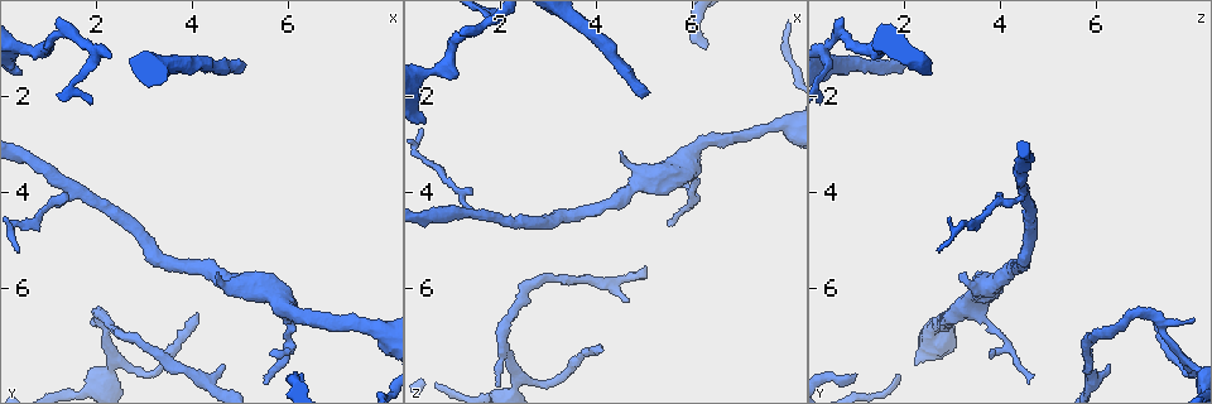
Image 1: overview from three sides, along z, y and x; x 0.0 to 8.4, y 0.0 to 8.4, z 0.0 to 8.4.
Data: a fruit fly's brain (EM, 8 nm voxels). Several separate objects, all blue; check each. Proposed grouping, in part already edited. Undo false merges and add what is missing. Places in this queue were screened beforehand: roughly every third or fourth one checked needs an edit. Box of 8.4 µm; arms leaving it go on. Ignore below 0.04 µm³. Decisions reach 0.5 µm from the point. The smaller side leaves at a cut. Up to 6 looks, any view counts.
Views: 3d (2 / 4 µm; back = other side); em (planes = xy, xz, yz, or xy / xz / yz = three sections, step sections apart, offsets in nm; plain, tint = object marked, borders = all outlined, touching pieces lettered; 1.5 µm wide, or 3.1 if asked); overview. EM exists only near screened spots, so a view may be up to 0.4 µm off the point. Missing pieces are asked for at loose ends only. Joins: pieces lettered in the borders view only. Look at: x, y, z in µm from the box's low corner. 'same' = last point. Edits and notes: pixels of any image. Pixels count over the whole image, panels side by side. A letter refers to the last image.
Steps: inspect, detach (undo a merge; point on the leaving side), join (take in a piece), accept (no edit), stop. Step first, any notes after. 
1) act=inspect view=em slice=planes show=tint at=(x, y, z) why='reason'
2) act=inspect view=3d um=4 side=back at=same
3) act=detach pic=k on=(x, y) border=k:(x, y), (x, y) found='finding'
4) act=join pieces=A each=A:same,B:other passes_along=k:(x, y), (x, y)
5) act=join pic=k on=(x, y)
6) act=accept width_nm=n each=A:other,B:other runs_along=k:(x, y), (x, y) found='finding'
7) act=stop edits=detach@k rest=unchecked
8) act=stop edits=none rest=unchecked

act=inspect view=3d um=2 at=(4.10, 6.55, 7.30) why='branch stops here'

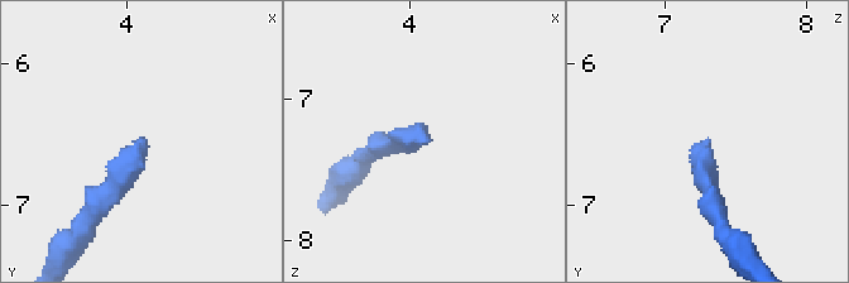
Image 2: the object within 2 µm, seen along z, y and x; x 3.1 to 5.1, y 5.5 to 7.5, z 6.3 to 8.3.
act=inspect view=em slice=yz step=4 show=tint at=(4.12, 6.56, 7.34)

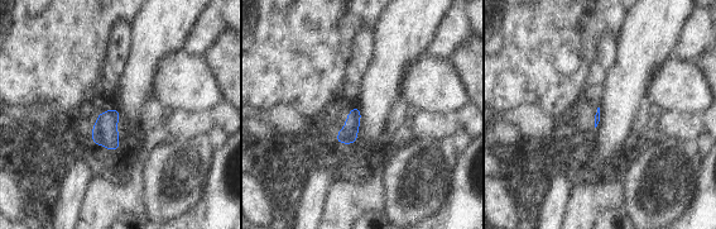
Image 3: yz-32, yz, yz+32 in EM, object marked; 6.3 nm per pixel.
act=inspect view=em slice=yz step=4 show=borders at=same

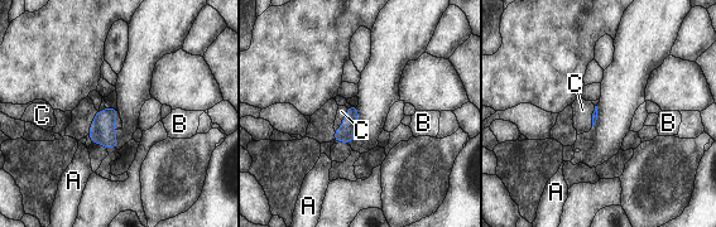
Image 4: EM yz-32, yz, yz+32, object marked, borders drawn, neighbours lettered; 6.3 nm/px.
act=join pieces=C longest_contact=C:170nm each=A:other,B:other,C:same passes_along=4:(345, 133), (344, 120), (341, 111) found='the neuron continues'

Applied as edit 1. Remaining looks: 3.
act=inspect view=overview why='see it whole again'

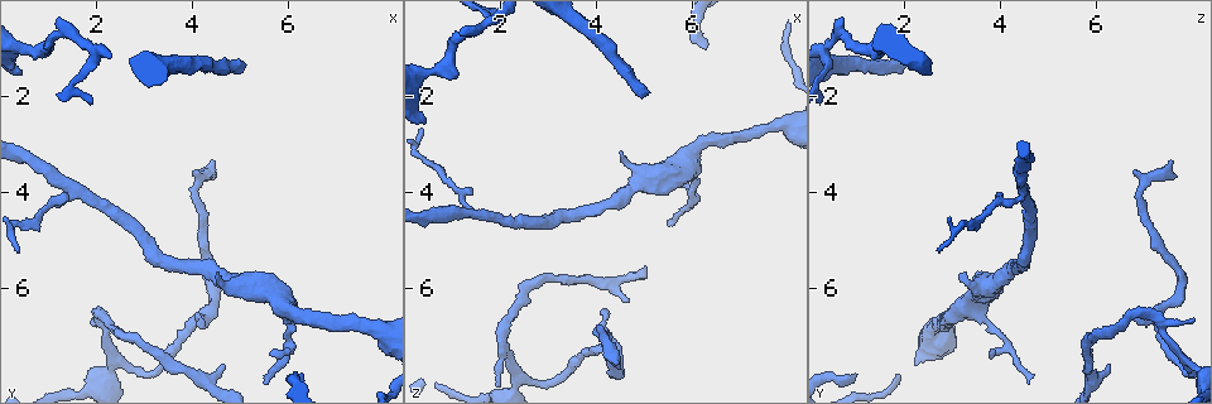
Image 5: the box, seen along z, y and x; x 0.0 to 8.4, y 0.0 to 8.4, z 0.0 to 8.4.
act=inspect view=3d um=2 at=(4.95, 1.50, 1.95) why='long arm stops here'

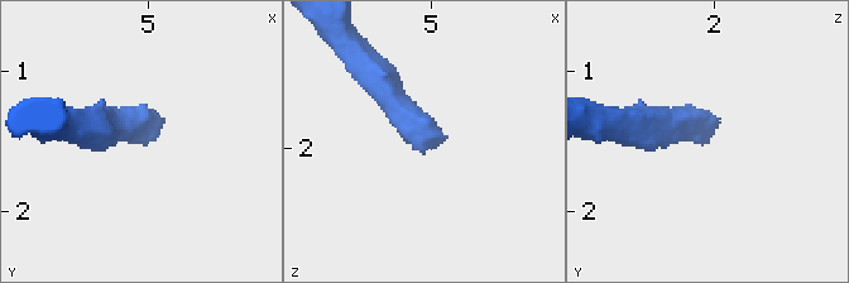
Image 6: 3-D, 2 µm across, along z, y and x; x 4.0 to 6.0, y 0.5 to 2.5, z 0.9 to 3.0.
act=inspect view=em slice=planes show=borders at=(5.02, 1.50, 1.94)

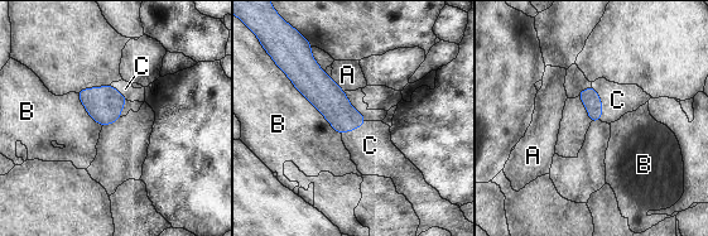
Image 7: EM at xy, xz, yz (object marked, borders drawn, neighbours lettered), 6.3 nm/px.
act=join pieces=C each=A:other,B:other,C:same found='it goes on there'

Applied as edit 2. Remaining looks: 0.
act=stop edits=join@4,join@7 rest=unchecked

